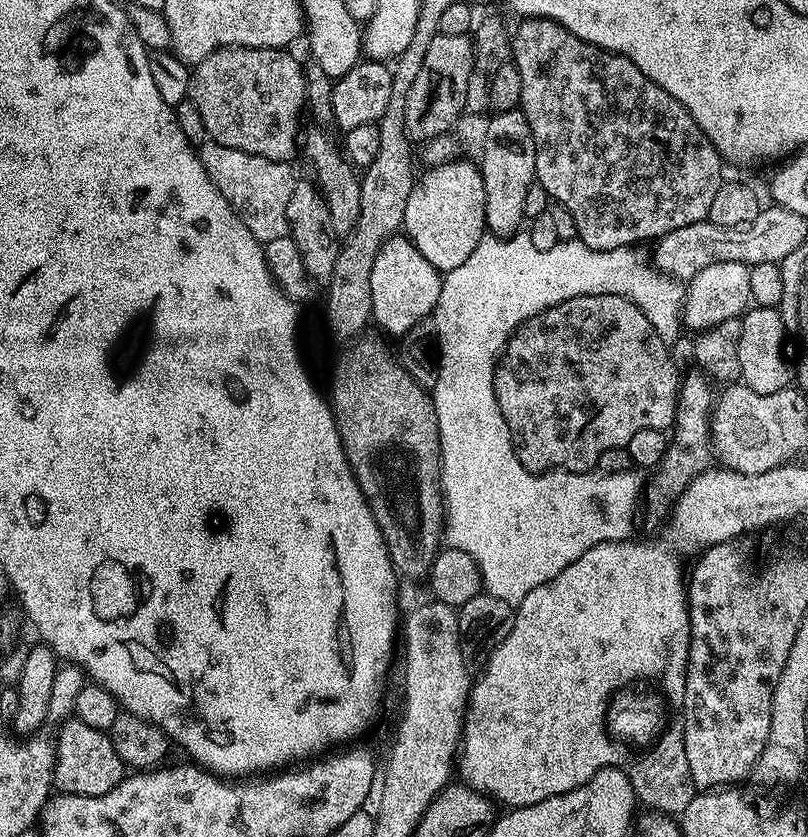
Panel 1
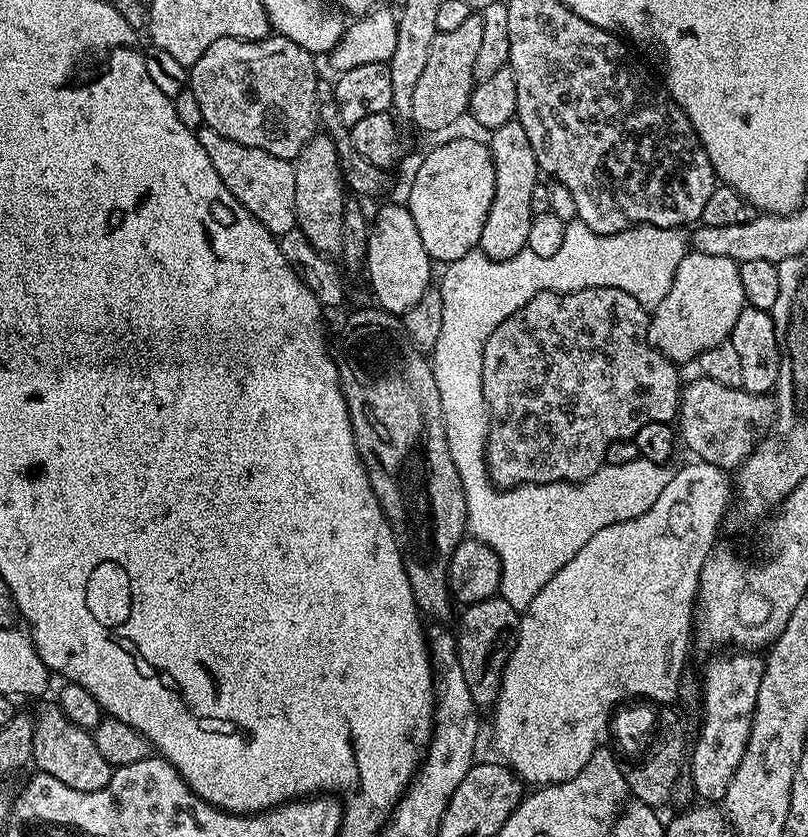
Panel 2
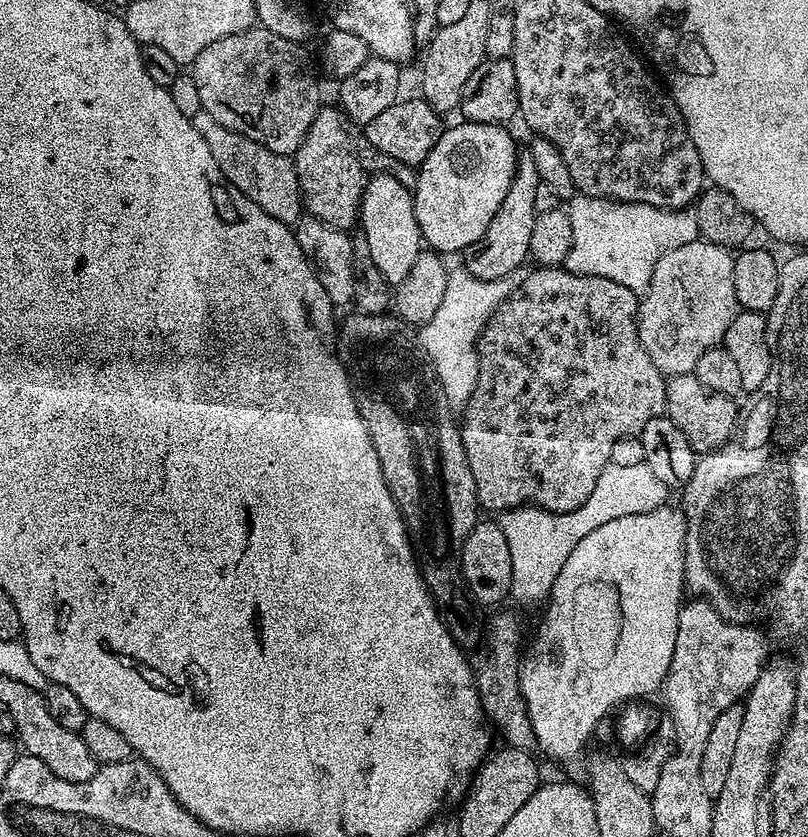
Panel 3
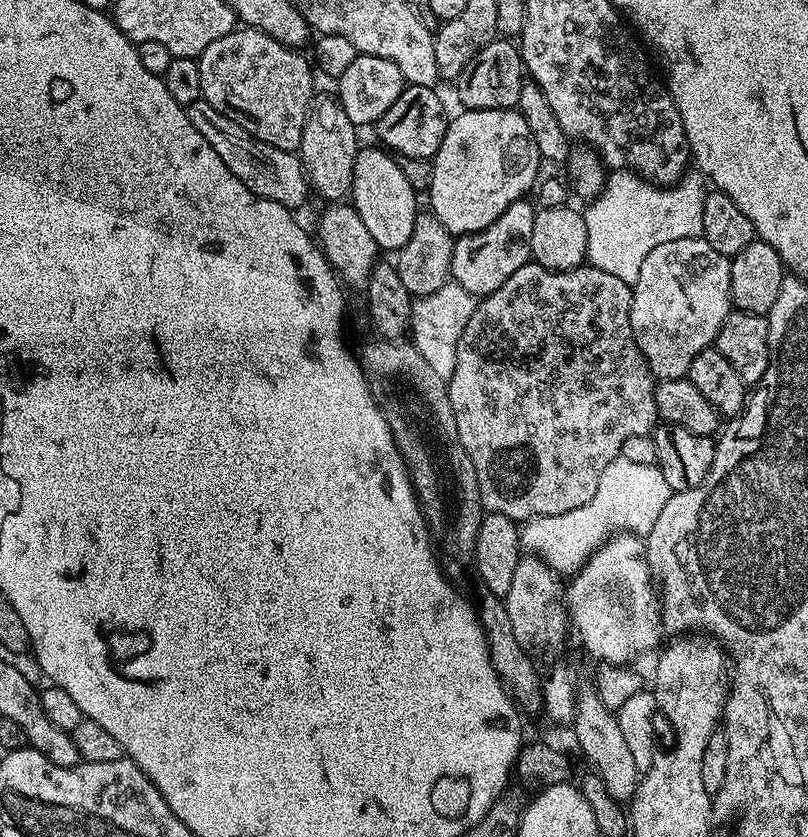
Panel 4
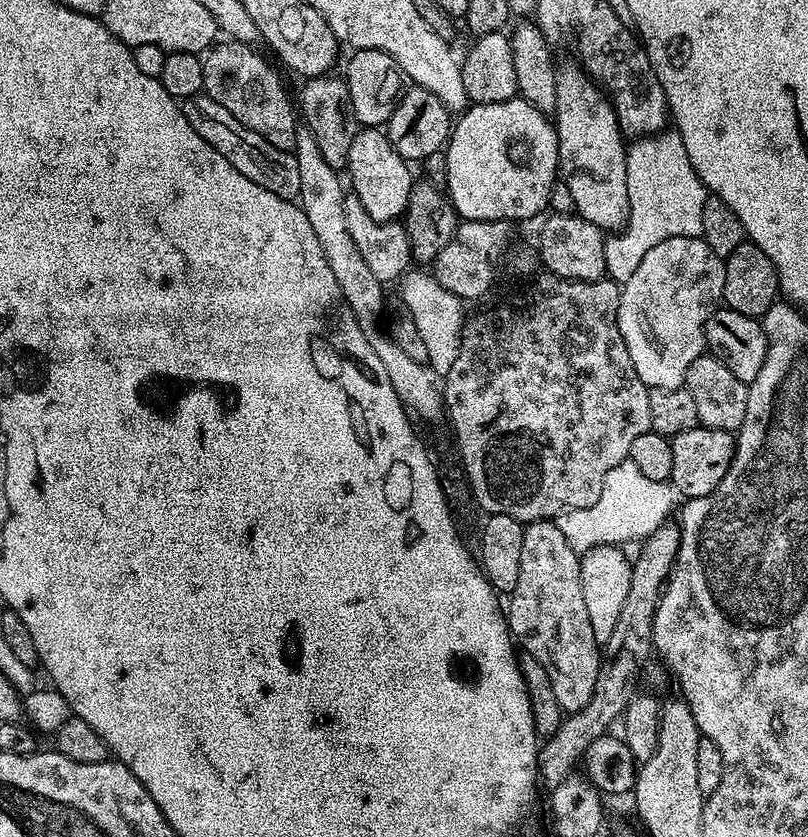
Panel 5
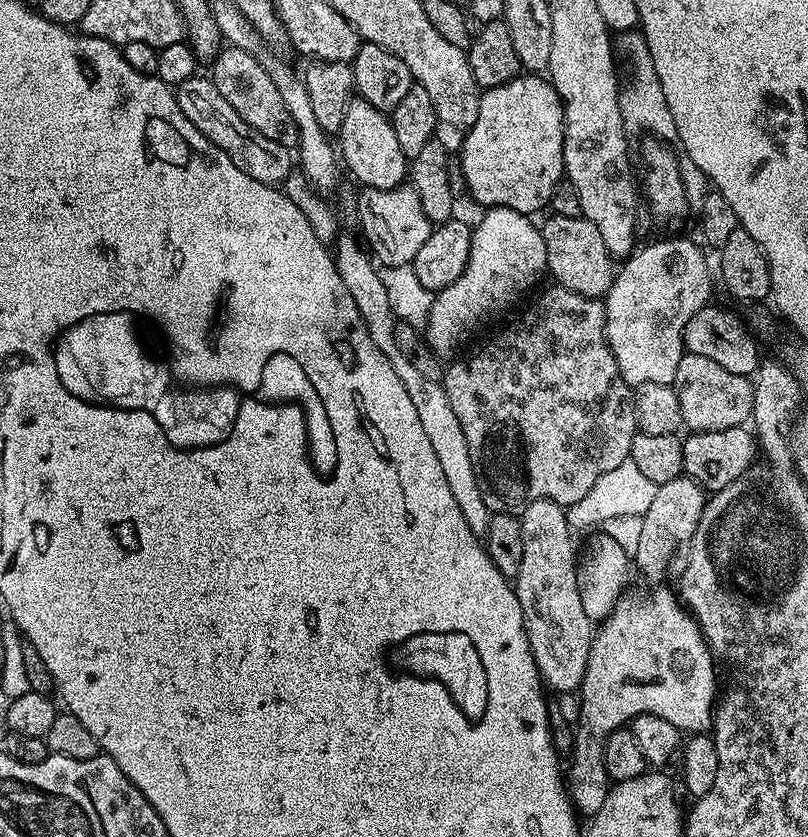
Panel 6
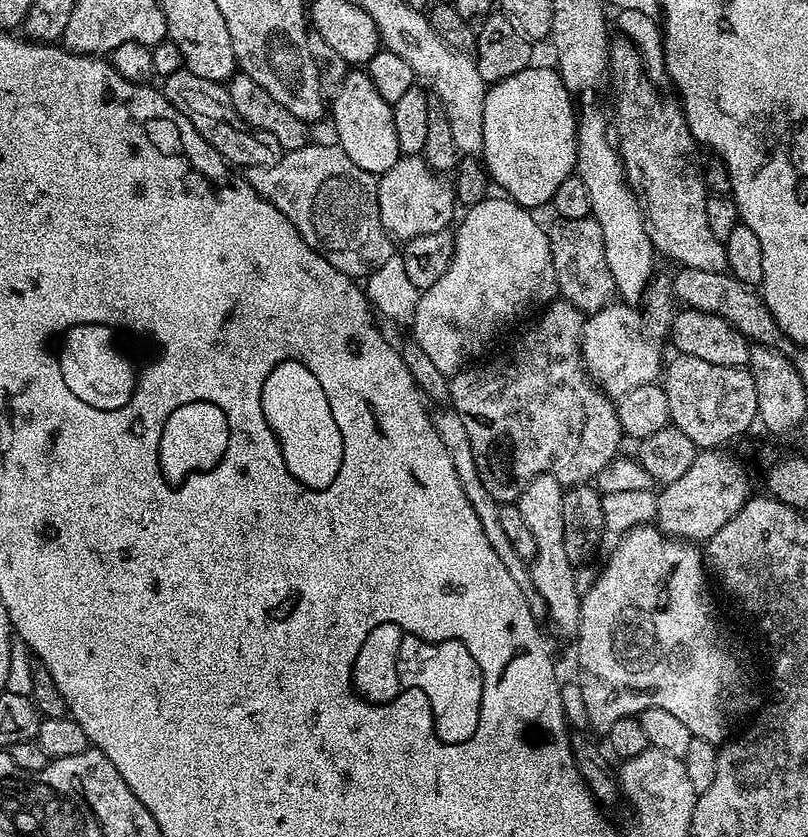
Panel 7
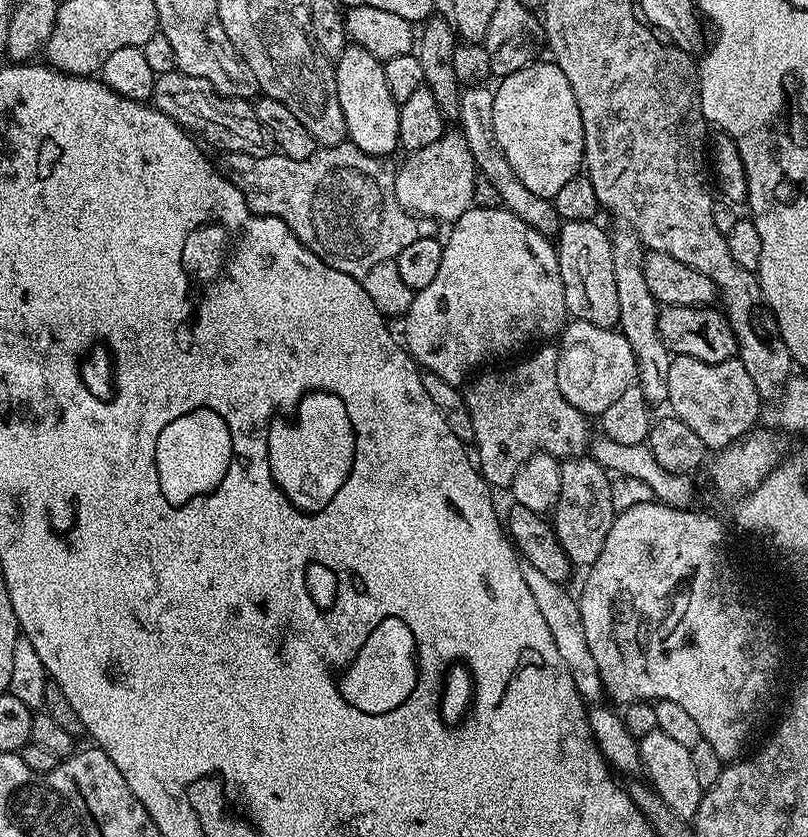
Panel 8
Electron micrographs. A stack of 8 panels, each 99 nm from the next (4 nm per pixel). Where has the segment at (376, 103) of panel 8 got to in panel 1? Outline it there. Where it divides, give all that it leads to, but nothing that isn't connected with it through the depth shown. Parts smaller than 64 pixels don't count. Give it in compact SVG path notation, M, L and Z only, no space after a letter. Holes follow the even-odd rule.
M391 236L382 250L378 250L374 270L370 270L370 302L375 327L389 337L407 337L413 328L425 323L436 311L441 279L442 273L418 254L418 248L407 236Z

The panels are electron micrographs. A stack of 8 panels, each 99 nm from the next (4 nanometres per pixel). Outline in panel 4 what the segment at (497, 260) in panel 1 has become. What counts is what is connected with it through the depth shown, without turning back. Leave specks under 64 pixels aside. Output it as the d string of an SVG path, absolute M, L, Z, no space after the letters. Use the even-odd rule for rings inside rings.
M612 170L607 173L604 188L597 196L591 197L589 208L583 209L586 222L586 246L588 247L587 263L598 270L606 270L606 274L614 274L614 278L622 278L622 282L635 284L638 270L642 270L642 262L646 262L646 254L654 250L654 246L662 246L665 242L678 242L678 238L703 237L702 206L706 195L706 180L699 171L692 170L684 175L677 184L657 186L635 172ZM454 282L443 284L434 294L422 296L412 301L412 323L410 339L412 345L426 358L426 363L434 369L434 374L447 382L454 374L458 338L466 330L466 322L470 322L470 314L474 314L478 300L471 296L462 286ZM617 458L602 470L598 490L586 506L566 514L535 516L527 521L520 529L520 547L525 553L539 556L553 572L574 574L605 540L617 534L648 533L672 494L672 488L666 486L666 478L662 478L662 470L655 464L642 466Z

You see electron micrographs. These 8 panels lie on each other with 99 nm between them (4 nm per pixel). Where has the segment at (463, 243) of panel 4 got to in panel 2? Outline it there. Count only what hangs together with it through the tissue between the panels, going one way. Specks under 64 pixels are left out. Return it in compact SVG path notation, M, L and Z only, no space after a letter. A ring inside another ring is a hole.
M513 118L506 122L506 126L491 129L491 136L494 200L490 202L490 214L486 214L486 226L482 226L478 248L491 260L509 260L527 249L533 218L530 200L535 186L540 182L540 171L530 138L526 138L526 130L522 130L519 120Z

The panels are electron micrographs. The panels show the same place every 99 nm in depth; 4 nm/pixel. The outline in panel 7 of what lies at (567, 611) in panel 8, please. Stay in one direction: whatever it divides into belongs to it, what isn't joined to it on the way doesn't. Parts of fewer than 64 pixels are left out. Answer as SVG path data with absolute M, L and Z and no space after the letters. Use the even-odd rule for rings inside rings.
M440 410L433 415L432 421L438 430L438 436L442 438L442 446L446 446L446 454L450 454L450 462L454 462L454 470L458 473L458 480L462 482L462 490L466 498L470 498L470 506L474 506L474 514L478 514L478 522L482 522L482 530L486 530L486 538L489 539L490 546L494 546L494 554L502 558L502 566L506 566L506 570L510 570L510 578L518 582L522 594L528 599L530 610L537 614L543 613L544 599L536 593L529 565L522 558L518 558L518 550L514 550L514 546L510 546L510 538L506 538L506 530L502 527L500 513L502 505L494 498L490 498L486 486L482 486L482 478L478 478L474 450L470 450L470 437L466 434L466 426L462 426L462 418L458 418L458 414L451 410Z

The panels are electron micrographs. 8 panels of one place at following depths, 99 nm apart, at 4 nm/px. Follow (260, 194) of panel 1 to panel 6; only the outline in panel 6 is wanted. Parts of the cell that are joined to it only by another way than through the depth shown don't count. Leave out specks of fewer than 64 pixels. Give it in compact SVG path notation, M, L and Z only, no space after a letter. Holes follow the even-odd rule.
M194 75L186 82L175 85L174 91L182 114L186 114L186 118L190 118L190 122L194 122L194 126L198 126L198 130L202 130L202 134L206 134L206 138L218 146L218 150L225 152L238 170L250 174L250 178L258 178L258 182L273 186L283 185L293 175L293 153L278 146L278 142L270 142L270 138L258 134L258 130L246 126L246 122L238 118L234 106L230 106L230 102L218 94L218 86L214 86L207 75Z

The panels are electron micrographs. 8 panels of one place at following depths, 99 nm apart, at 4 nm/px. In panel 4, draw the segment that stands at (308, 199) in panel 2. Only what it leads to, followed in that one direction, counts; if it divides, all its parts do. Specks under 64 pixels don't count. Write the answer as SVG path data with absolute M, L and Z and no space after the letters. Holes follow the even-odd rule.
M317 95L313 99L312 105L308 107L308 117L302 130L302 142L298 149L298 155L300 163L304 165L309 185L315 191L317 188L325 196L325 201L340 202L351 193L352 183L354 182L354 162L358 151L356 132L358 132L357 125L352 124L350 118L346 118L346 110L342 110L340 101L335 95Z

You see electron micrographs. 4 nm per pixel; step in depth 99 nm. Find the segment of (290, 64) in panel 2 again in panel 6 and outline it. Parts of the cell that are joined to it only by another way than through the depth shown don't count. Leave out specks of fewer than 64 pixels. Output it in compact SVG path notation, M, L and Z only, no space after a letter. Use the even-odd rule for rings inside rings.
M235 46L221 47L211 61L210 79L214 86L218 86L218 94L234 106L238 118L246 122L258 134L270 138L270 142L278 142L278 146L292 150L299 145L298 126L294 126L294 118L290 118L290 110L286 110L286 102L278 95L274 82L270 82L270 74L262 70L262 66L246 50Z

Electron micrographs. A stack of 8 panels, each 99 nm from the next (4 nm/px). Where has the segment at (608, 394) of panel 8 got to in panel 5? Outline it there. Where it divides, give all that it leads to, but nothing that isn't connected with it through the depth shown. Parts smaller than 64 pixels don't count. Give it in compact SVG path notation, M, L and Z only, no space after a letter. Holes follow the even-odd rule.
M698 236L666 238L666 242L658 242L658 246L648 251L646 258L642 258L638 270L623 281L618 302L618 330L622 330L622 342L626 342L626 350L630 350L638 378L642 378L647 388L674 390L685 387L684 379L690 370L690 362L705 355L706 318L710 318L710 314L723 301L725 282L724 260L714 254L714 250L710 250L710 246L706 246L703 238Z

